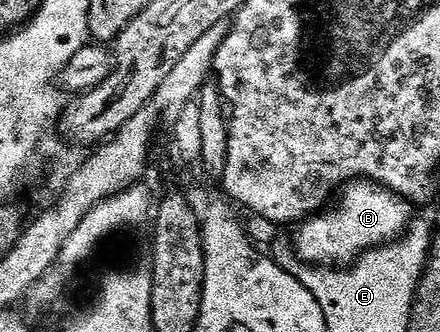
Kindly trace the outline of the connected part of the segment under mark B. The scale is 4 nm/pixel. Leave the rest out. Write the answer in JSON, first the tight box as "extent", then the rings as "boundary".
{"extent":[292,179,411,263],"boundary":[[[364,179],[348,182],[336,201],[334,209],[329,207],[318,211],[296,226],[297,234],[292,244],[297,244],[309,256],[306,258],[320,259],[325,263],[352,262],[366,249],[376,249],[378,245],[400,237],[411,220],[410,202],[382,185],[374,185]]]}

